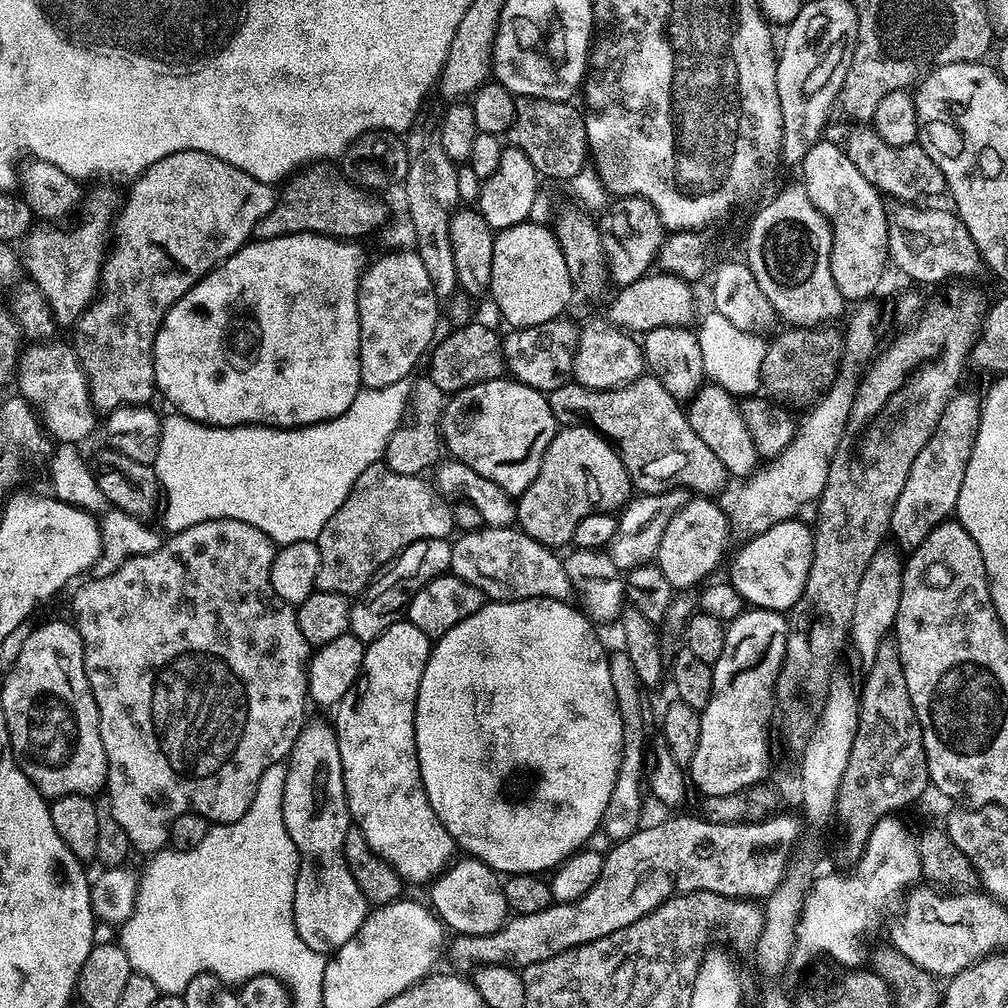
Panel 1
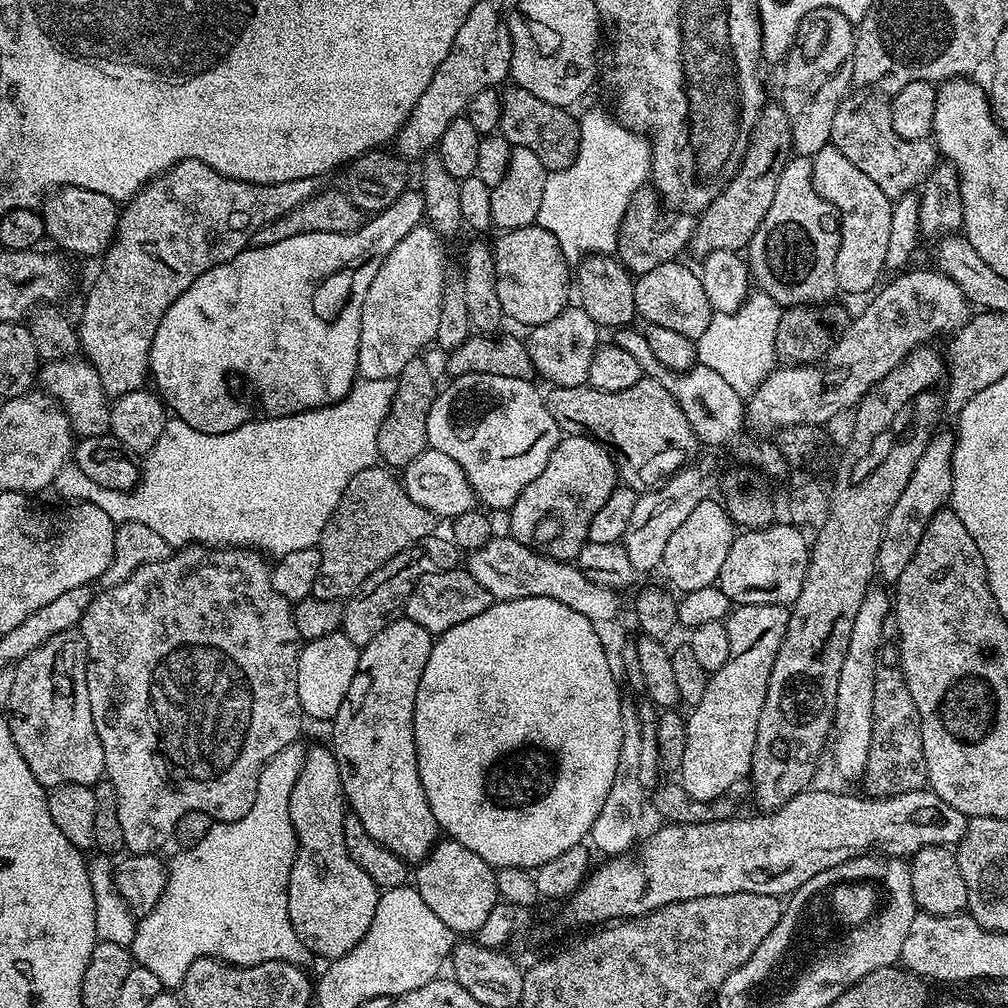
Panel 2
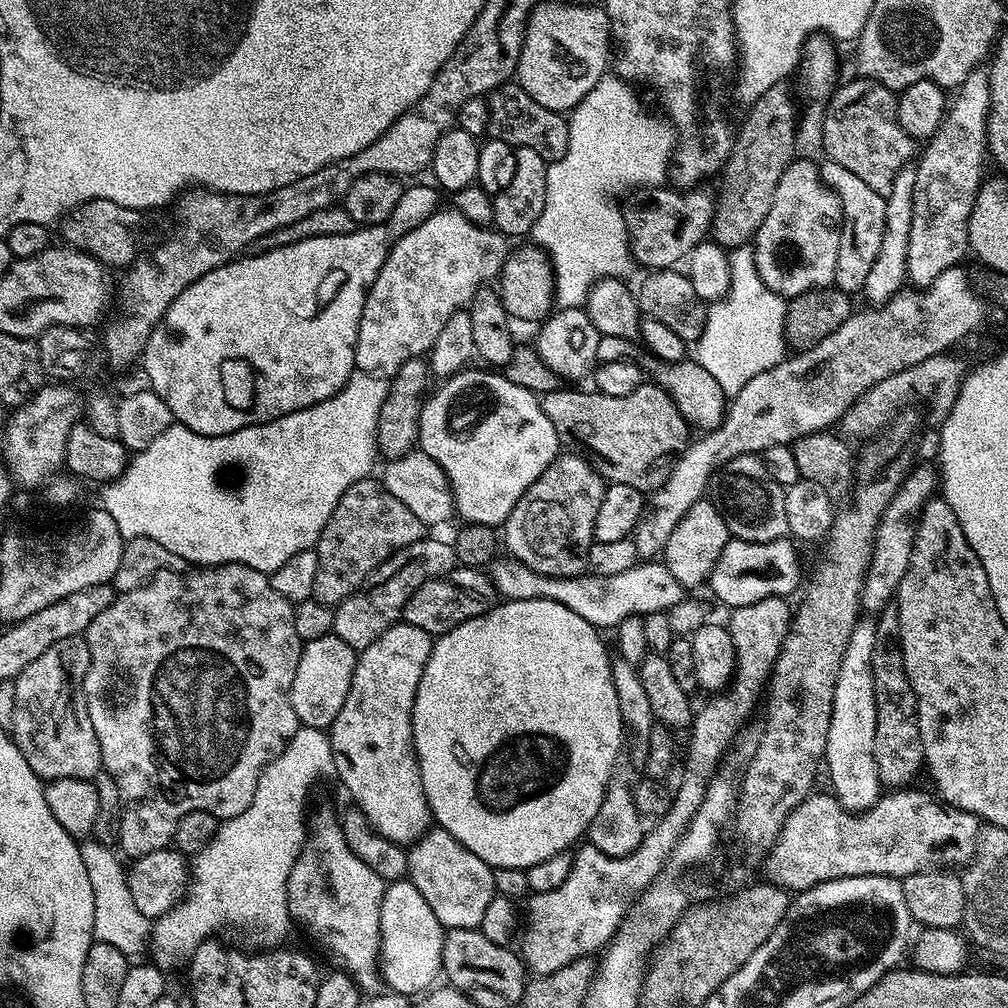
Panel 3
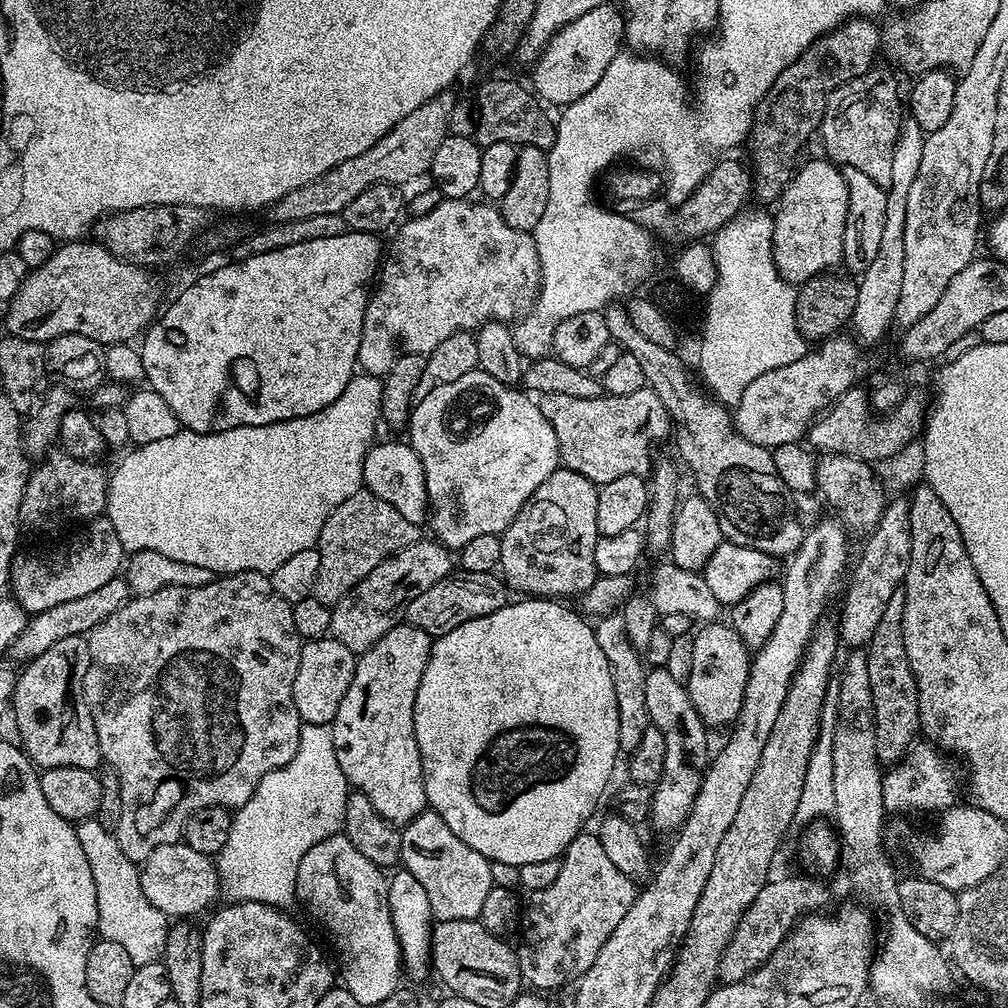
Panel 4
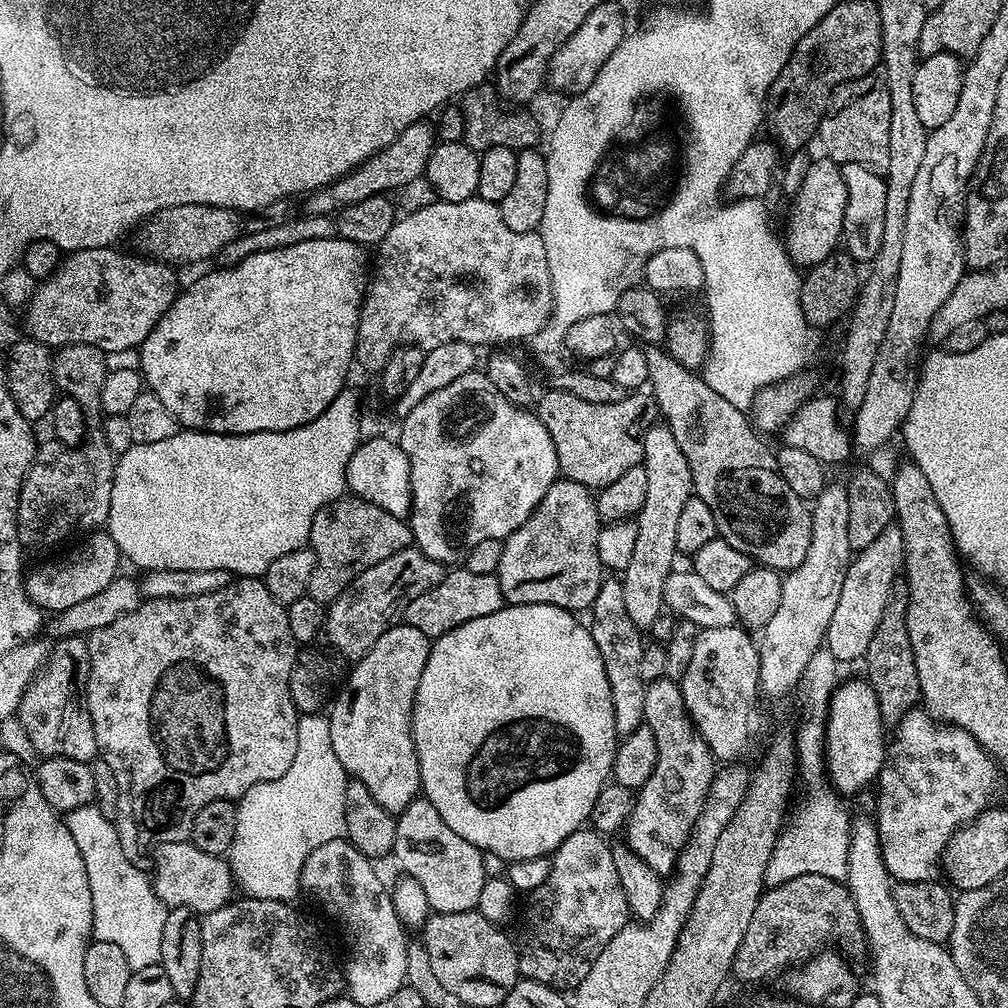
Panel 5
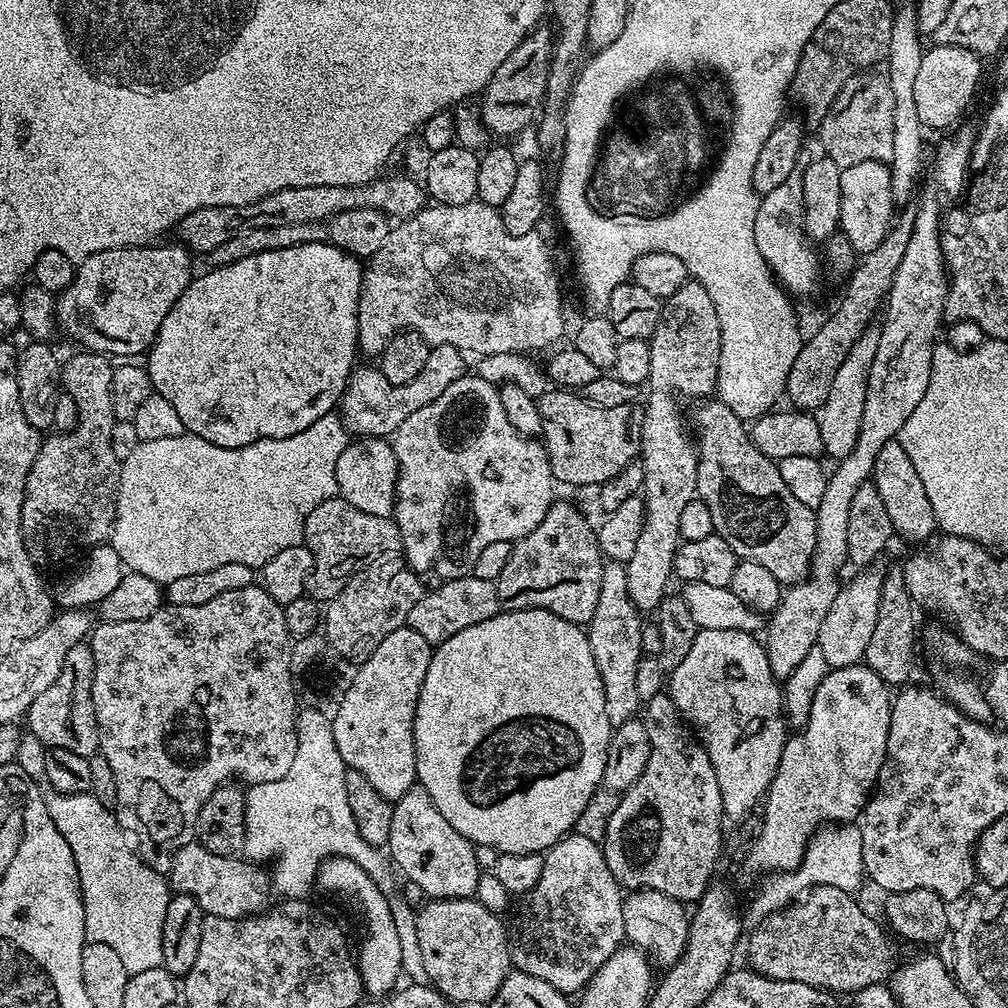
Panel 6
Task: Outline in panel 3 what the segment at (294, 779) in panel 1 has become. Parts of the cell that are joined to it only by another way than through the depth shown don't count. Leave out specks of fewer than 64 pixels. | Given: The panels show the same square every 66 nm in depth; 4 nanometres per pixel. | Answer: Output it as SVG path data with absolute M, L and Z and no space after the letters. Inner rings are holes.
M320 808L311 813L306 824L304 845L290 870L288 879L288 914L296 920L325 948L325 956L330 959L332 967L344 971L358 983L359 989L374 994L381 989L382 979L379 971L380 930L379 910L382 909L386 882L346 846L337 813L328 808Z

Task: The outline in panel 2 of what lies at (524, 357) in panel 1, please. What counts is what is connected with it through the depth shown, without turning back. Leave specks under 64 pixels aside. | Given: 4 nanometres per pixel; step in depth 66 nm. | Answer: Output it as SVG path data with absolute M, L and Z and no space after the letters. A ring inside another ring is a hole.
M567 306L556 318L551 318L542 325L533 327L526 336L528 357L532 363L533 373L537 377L549 380L549 385L558 388L578 388L588 384L588 371L596 353L598 325L592 321L590 314L579 306Z

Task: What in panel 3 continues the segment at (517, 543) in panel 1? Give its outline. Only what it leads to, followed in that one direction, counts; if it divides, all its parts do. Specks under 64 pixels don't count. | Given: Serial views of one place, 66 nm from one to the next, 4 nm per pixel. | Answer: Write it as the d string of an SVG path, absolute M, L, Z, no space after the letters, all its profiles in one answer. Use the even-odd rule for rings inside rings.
M504 554L493 559L486 571L501 597L509 600L553 600L566 606L566 610L574 610L574 614L586 618L586 622L593 624L597 630L614 630L631 616L667 613L668 609L678 606L678 602L686 596L686 589L678 583L674 574L670 574L663 562L637 562L630 570L609 576L543 576L530 570L530 566Z

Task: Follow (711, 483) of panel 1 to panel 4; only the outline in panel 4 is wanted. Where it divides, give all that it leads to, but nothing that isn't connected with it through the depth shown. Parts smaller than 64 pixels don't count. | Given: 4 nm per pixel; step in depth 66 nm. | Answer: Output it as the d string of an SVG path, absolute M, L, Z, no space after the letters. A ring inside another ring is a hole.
M647 386L642 390L634 390L634 394L602 394L598 398L570 398L570 394L546 394L539 397L538 403L546 422L550 422L554 430L554 438L560 451L560 464L590 478L597 486L614 482L614 478L622 478L622 474L647 477L654 467L652 444L666 439L667 436L669 439L674 428L668 418L666 406L662 406L658 394L654 394Z

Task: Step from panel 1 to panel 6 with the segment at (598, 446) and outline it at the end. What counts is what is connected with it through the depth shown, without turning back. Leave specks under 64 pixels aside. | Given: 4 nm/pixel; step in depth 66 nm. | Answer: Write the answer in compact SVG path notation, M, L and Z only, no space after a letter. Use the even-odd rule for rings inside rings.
M557 499L546 510L546 518L542 518L542 522L538 522L538 526L530 530L530 534L512 544L512 552L507 562L494 577L500 607L506 612L541 608L571 624L587 625L594 614L594 606L598 606L598 590L602 586L605 563L593 525L592 528L588 525L587 518L574 505Z

